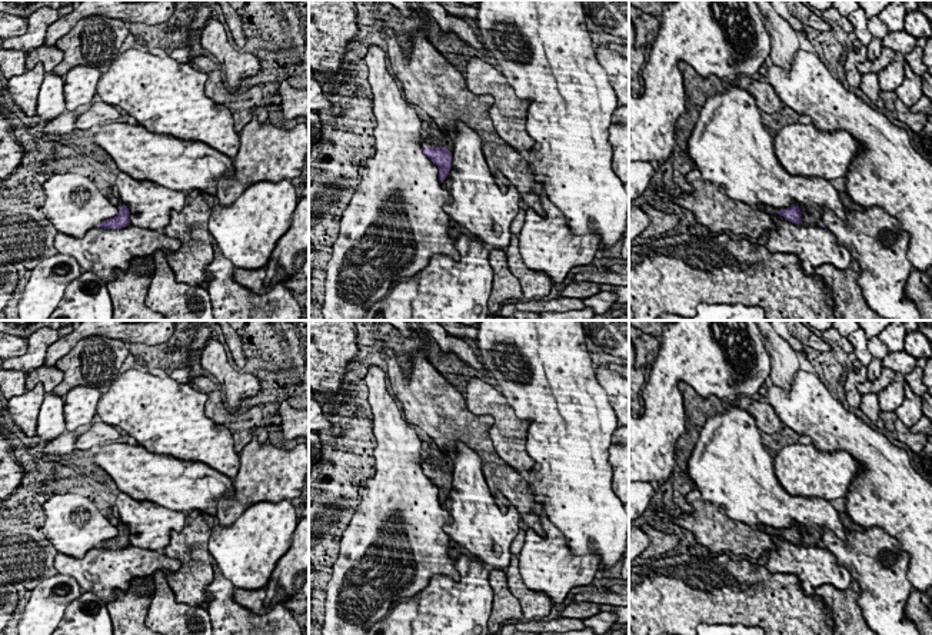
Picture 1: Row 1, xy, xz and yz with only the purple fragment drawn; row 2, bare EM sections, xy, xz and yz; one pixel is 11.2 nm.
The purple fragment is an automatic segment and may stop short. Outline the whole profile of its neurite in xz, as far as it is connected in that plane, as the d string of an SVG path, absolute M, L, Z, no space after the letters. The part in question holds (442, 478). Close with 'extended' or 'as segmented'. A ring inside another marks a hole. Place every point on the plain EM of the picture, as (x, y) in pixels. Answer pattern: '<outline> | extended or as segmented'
M429 448L423 453L422 471L439 489L439 501L443 502L452 489L453 456L439 448Z | extended

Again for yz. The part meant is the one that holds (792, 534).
M759 525L756 526L758 529L763 531L765 533L773 536L773 535L779 535L779 536L783 536L785 541L789 541L795 545L803 545L802 543L802 532L799 529L799 526L796 525L792 525L790 528L786 528L786 529L778 529L778 528L772 528L772 526L766 526L766 525Z | extended

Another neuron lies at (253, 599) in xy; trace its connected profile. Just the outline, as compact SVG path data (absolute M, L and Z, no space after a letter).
M266 586L260 589L243 589L236 588L233 598L237 604L246 606L256 615L267 614L276 604L284 601L284 591L282 588L276 589L276 594L269 606L264 605L266 599Z

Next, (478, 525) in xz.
M456 442L453 455L452 489L442 502L450 513L452 522L443 526L443 531L452 541L465 548L470 555L477 556L485 565L495 569L506 569L510 563L510 545L517 536L522 515L515 506L509 506L502 513L496 501L500 495L493 495L483 475L483 462L480 456L467 448L463 442Z

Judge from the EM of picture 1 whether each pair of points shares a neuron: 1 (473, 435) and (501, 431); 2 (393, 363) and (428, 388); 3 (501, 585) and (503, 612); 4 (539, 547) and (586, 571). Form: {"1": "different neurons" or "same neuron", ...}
{"1": "different neurons", "2": "same neuron", "3": "same neuron", "4": "same neuron"}

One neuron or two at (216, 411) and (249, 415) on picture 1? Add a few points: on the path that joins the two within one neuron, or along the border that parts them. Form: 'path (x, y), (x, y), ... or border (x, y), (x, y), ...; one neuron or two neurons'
path (225, 418), (240, 419); one neuron

